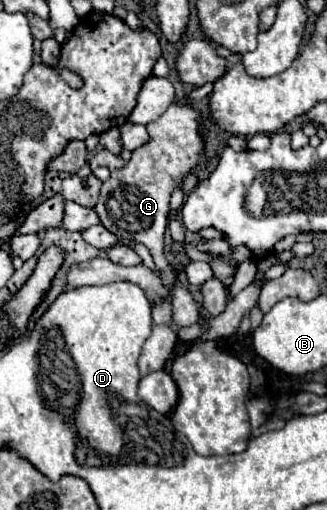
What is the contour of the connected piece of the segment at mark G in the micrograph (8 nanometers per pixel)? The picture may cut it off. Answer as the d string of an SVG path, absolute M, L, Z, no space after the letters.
M171 104L163 116L147 124L151 142L133 150L131 160L125 168L113 170L111 178L103 182L101 196L95 206L101 224L115 234L119 240L135 240L149 248L159 276L163 282L171 282L171 304L173 304L173 324L175 326L193 326L199 320L197 302L191 298L187 288L179 278L171 278L171 266L165 260L163 252L163 234L169 218L169 198L175 186L181 184L183 176L191 172L203 156L203 140L199 136L199 114L189 104L179 106Z

